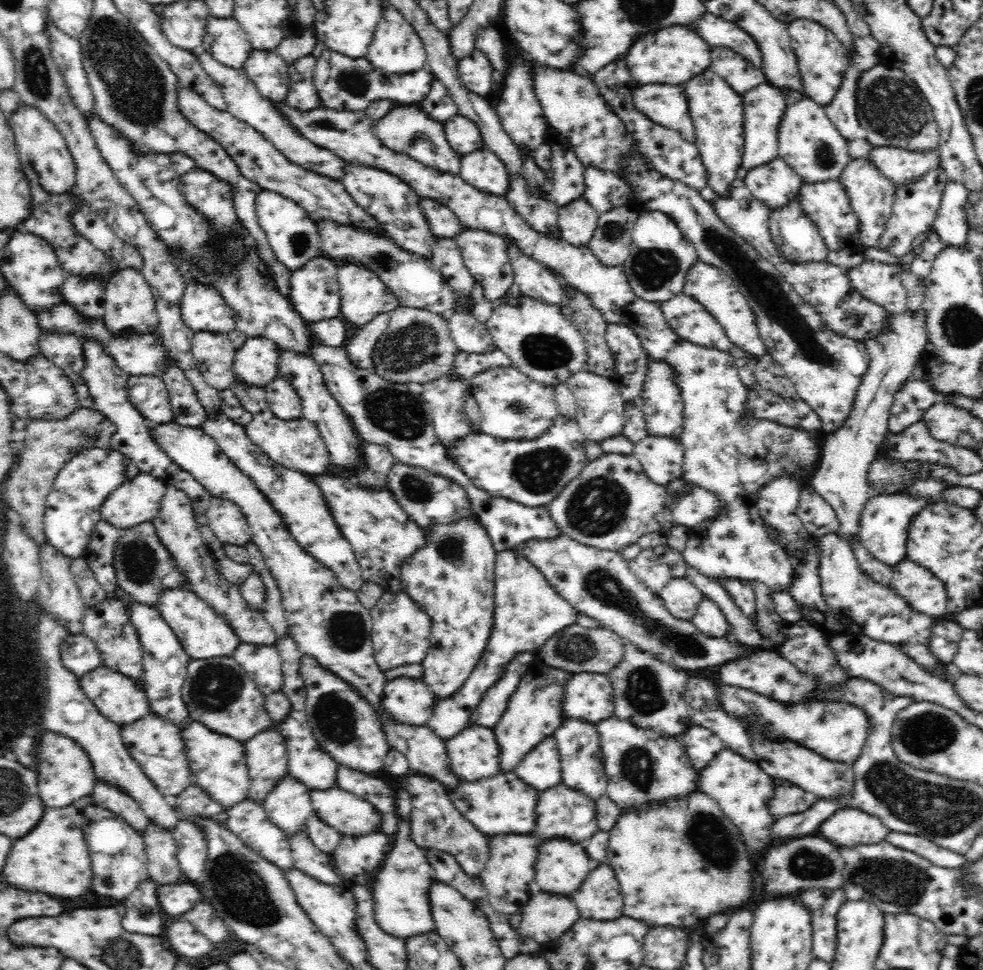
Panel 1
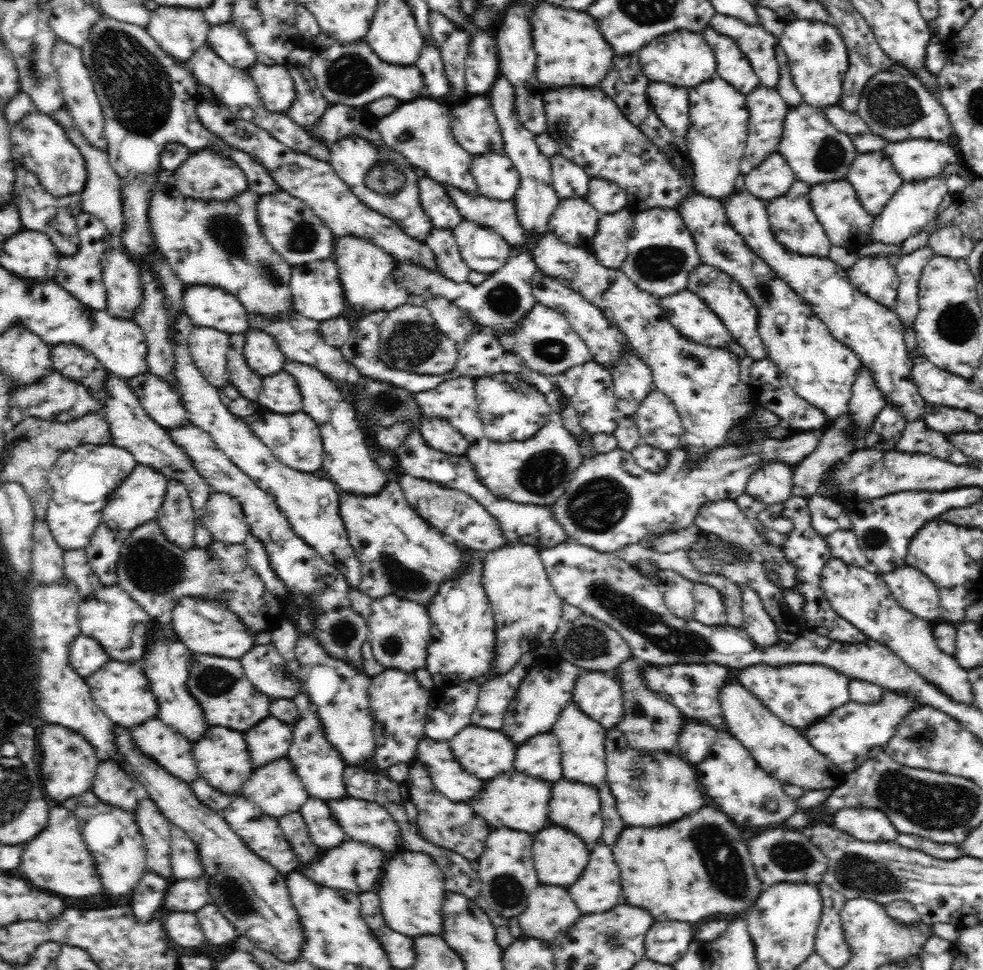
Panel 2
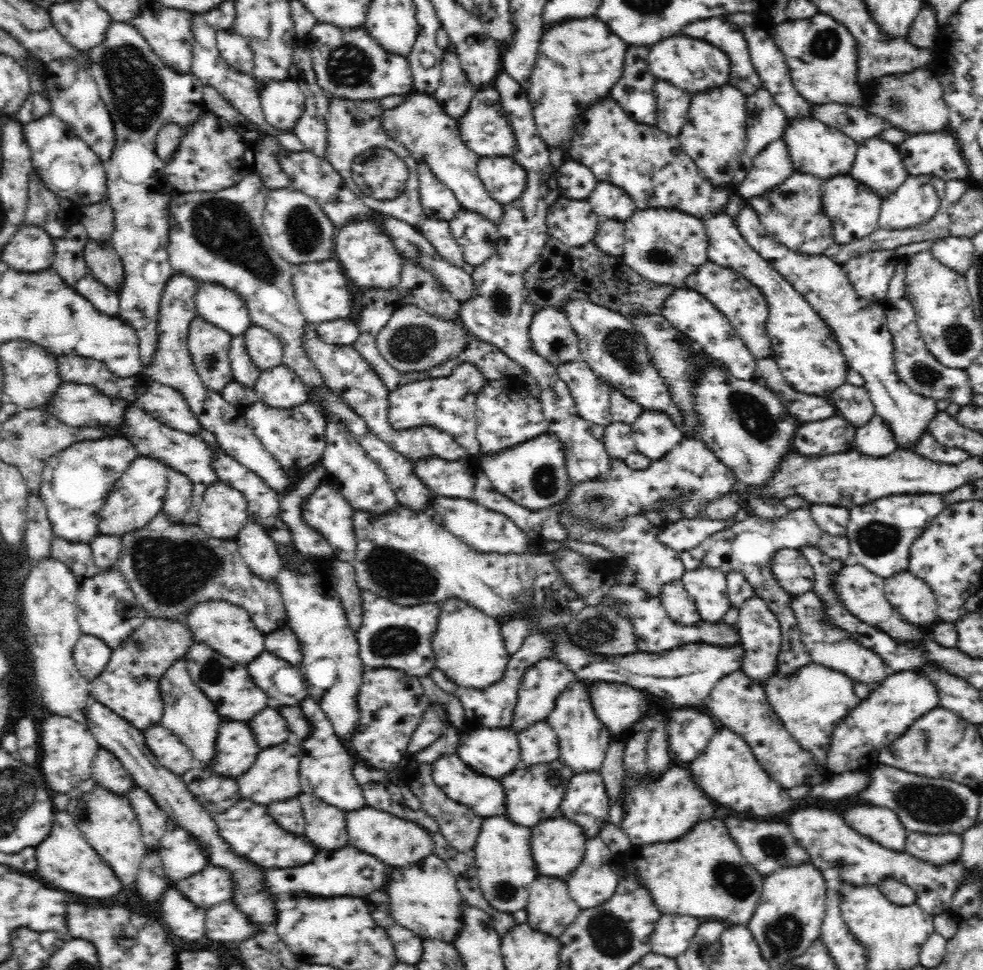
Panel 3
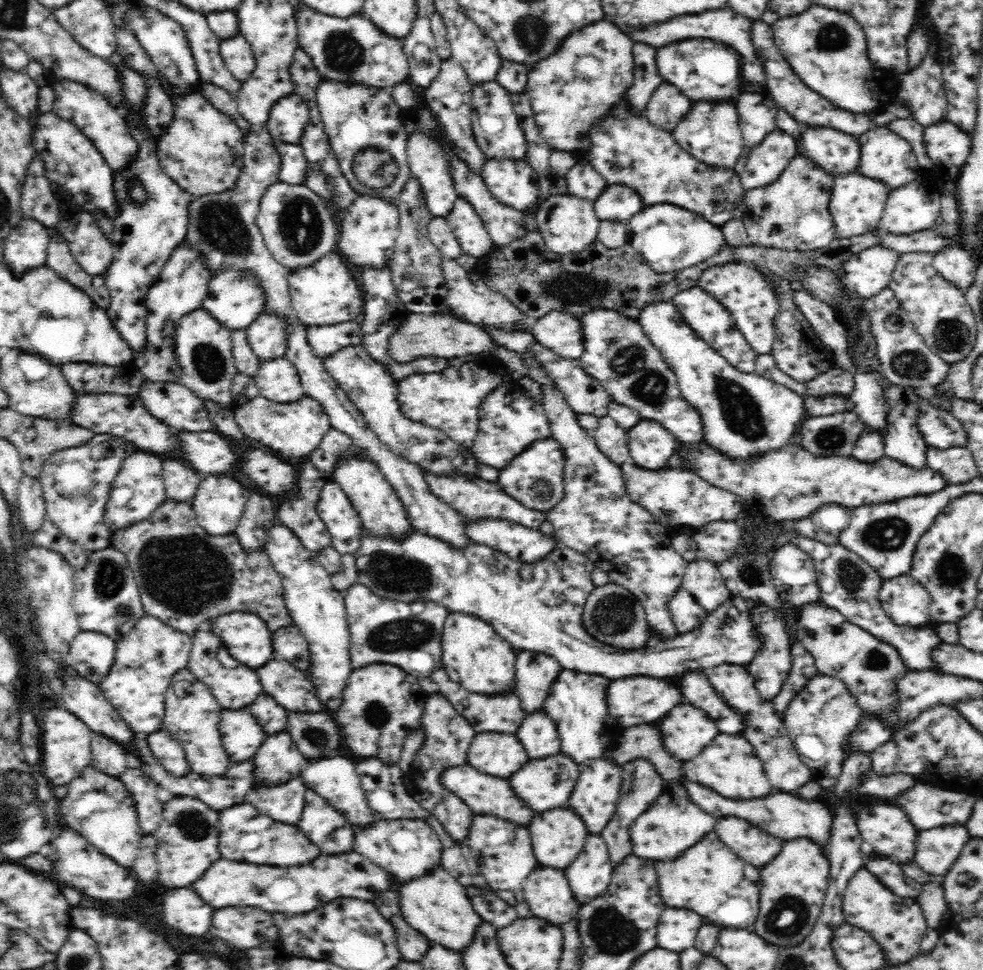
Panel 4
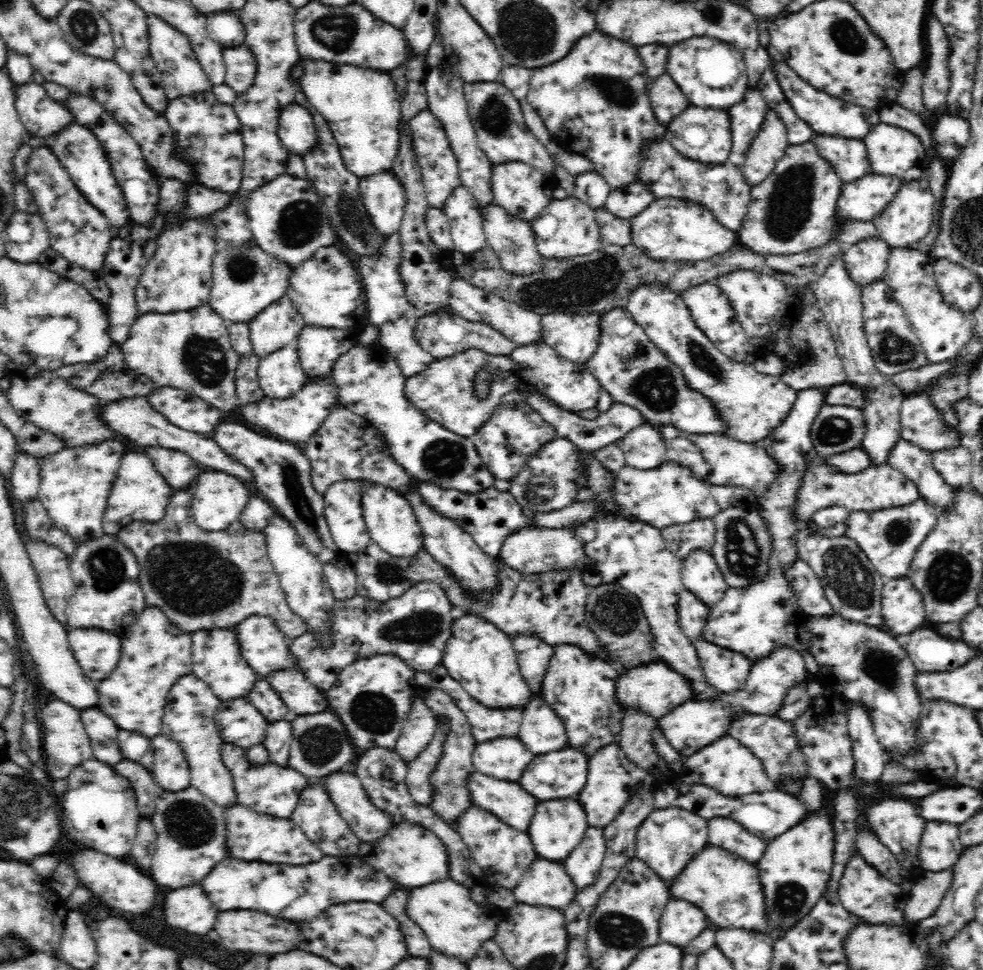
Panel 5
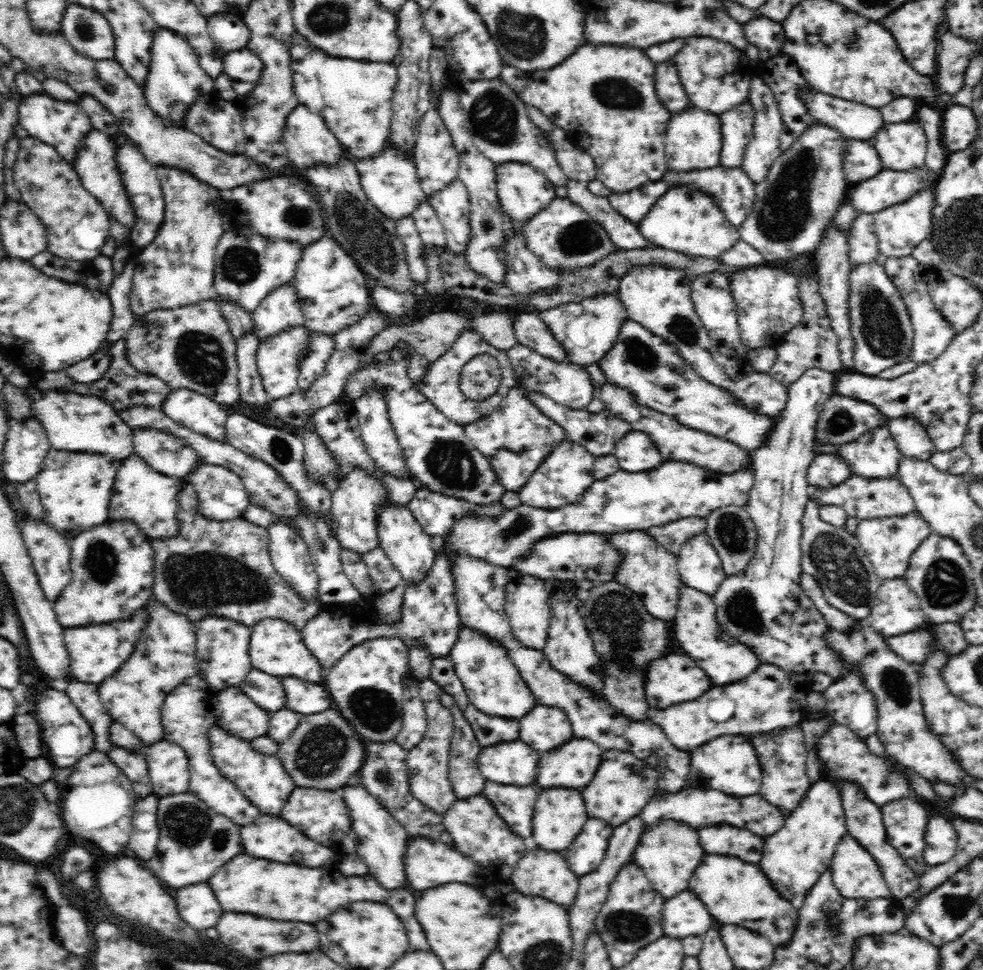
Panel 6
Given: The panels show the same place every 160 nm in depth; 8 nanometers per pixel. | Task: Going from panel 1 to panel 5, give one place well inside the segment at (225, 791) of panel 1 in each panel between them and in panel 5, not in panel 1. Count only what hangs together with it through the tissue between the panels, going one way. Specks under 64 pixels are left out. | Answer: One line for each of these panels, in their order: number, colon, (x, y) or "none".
2: (221, 756)
3: (236, 749)
4: (242, 736)
5: (239, 723)

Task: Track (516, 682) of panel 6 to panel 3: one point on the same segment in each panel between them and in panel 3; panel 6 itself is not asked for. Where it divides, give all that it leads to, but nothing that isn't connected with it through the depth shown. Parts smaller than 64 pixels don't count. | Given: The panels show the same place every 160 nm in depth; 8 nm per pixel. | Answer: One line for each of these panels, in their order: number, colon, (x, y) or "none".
3: (468, 646)
4: (474, 655)
5: (479, 655)

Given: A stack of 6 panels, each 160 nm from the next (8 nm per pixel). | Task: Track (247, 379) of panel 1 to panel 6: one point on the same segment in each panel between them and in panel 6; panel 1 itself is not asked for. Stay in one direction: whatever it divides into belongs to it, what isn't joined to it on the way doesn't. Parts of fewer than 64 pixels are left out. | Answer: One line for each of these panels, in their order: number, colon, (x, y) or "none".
2: (261, 351)
3: (265, 349)
4: (267, 336)
5: (279, 325)
6: (280, 311)

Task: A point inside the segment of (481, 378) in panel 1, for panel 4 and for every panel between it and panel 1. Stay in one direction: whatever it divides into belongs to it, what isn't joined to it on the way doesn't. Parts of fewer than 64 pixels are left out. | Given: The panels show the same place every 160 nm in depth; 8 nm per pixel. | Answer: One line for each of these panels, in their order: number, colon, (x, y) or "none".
2: (511, 409)
3: (503, 420)
4: (509, 421)

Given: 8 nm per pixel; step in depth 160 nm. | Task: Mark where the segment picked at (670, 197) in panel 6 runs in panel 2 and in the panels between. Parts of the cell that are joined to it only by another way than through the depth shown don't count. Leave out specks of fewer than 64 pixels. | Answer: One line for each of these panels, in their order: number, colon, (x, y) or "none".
2: (661, 254)
3: (664, 246)
4: (669, 238)
5: (675, 230)

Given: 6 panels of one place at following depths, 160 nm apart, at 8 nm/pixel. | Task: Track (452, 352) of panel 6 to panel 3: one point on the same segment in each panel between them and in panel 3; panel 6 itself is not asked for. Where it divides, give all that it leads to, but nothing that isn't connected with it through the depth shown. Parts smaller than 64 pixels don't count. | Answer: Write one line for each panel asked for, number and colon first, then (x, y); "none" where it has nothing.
3: (449, 402)
4: (449, 401)
5: (445, 392)

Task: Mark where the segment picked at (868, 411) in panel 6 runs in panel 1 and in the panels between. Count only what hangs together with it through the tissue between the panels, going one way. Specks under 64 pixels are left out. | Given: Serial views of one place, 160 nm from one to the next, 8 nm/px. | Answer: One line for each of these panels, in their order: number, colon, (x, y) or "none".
1: (612, 503)
2: (611, 502)
3: (830, 436)
4: (834, 435)
5: (836, 429)

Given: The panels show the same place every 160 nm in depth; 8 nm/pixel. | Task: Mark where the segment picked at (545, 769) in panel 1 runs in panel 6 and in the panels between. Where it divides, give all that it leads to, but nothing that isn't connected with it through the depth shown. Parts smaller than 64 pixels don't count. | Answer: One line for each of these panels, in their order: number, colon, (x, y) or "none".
2: (540, 757)
3: (539, 744)
4: (538, 733)
5: (541, 731)
6: (543, 727)

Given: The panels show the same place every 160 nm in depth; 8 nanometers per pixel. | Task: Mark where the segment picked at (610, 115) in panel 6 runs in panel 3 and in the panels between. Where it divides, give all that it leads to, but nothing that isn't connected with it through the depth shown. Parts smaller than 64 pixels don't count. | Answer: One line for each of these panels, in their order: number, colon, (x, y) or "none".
3: (579, 60)
4: (569, 92)
5: (594, 101)

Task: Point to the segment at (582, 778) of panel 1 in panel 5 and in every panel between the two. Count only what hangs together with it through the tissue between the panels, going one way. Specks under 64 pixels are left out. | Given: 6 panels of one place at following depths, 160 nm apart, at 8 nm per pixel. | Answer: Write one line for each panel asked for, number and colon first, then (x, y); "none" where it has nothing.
2: (581, 739)
3: (583, 740)
4: (577, 701)
5: (581, 689)

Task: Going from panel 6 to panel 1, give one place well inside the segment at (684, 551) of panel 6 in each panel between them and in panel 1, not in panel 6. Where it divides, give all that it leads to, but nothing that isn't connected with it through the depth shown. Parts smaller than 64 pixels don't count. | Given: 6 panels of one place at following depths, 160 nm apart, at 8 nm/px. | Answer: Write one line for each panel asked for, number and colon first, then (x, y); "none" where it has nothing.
1: (709, 619)
2: (709, 610)
3: (707, 586)
4: (702, 578)
5: (701, 575)

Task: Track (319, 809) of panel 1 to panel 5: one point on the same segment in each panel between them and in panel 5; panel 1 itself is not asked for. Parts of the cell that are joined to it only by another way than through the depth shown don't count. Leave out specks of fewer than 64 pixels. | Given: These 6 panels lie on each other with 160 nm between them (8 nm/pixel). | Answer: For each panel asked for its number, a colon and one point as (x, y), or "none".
2: (362, 821)
3: (395, 841)
4: (407, 848)
5: (411, 854)

